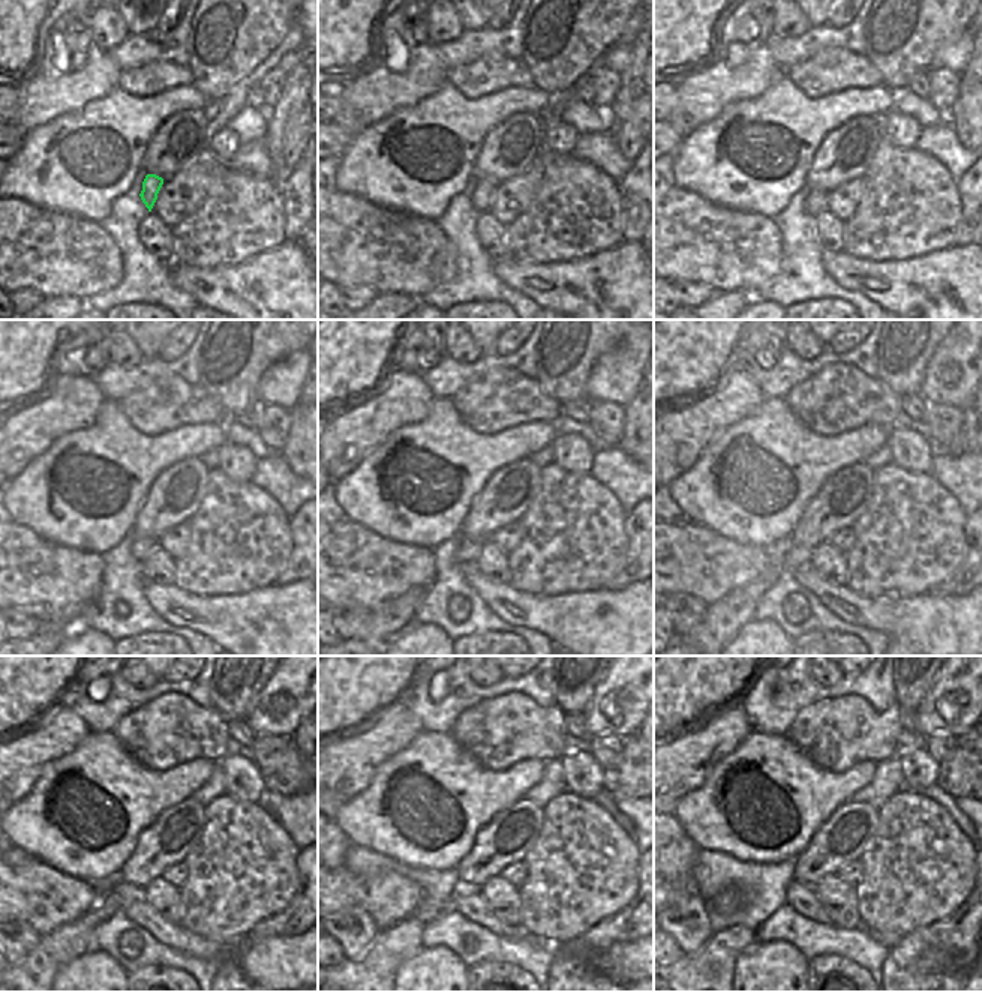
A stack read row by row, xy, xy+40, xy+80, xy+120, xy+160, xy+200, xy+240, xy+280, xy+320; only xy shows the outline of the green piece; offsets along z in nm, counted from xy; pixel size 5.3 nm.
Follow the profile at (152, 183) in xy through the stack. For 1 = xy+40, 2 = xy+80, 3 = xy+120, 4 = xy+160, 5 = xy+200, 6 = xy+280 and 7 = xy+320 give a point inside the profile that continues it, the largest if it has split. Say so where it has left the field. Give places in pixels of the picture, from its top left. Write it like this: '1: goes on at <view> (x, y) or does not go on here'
1: goes on at xy+40 (483, 195)
2: goes on at xy+80 (817, 200)
3: goes on at xy+120 (140, 547)
4: goes on at xy+160 (470, 551)
5: goes on at xy+200 (798, 556)
6: goes on at xy+280 (392, 946)
7: goes on at xy+320 (715, 961)

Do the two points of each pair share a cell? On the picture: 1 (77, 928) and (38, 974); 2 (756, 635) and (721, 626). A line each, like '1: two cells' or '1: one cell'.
1: one cell
2: two cells

